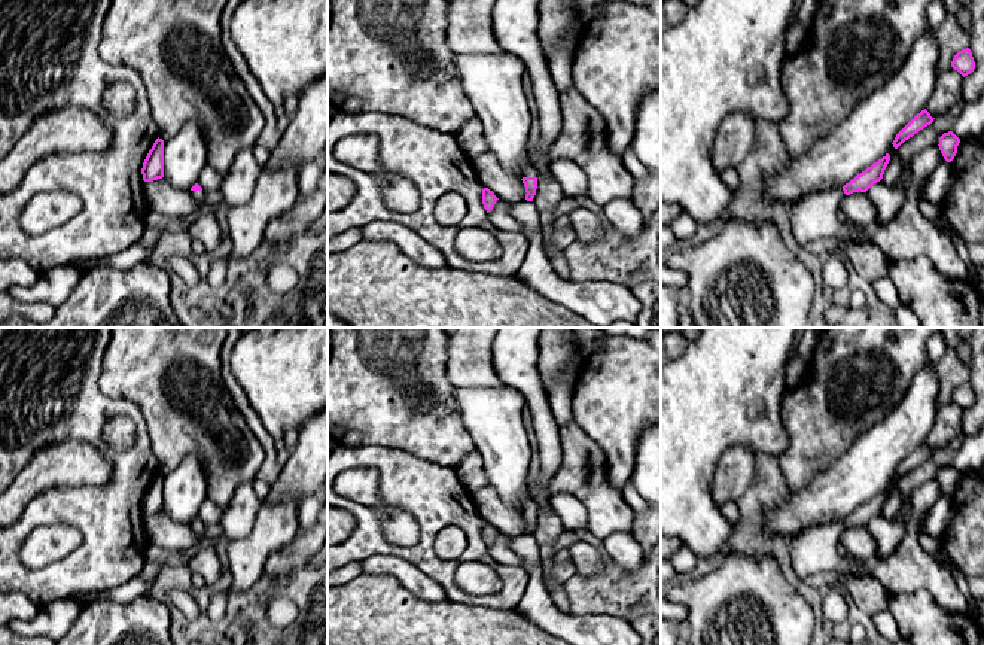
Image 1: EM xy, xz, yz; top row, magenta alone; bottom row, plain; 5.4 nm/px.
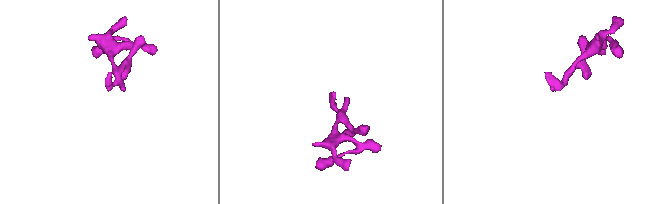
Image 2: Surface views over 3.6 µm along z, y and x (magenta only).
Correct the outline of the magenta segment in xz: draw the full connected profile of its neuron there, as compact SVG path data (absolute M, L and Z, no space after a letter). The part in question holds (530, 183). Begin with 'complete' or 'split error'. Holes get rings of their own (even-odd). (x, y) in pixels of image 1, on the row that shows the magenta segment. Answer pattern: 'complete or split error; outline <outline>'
split error; outline M528 155L524 159L523 183L525 186L525 200L533 201L537 189L537 170L533 167Z

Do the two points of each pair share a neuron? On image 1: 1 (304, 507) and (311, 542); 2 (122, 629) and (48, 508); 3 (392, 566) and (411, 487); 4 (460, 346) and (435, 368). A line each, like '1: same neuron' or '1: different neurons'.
1: different neurons
2: different neurons
3: different neurons
4: different neurons

